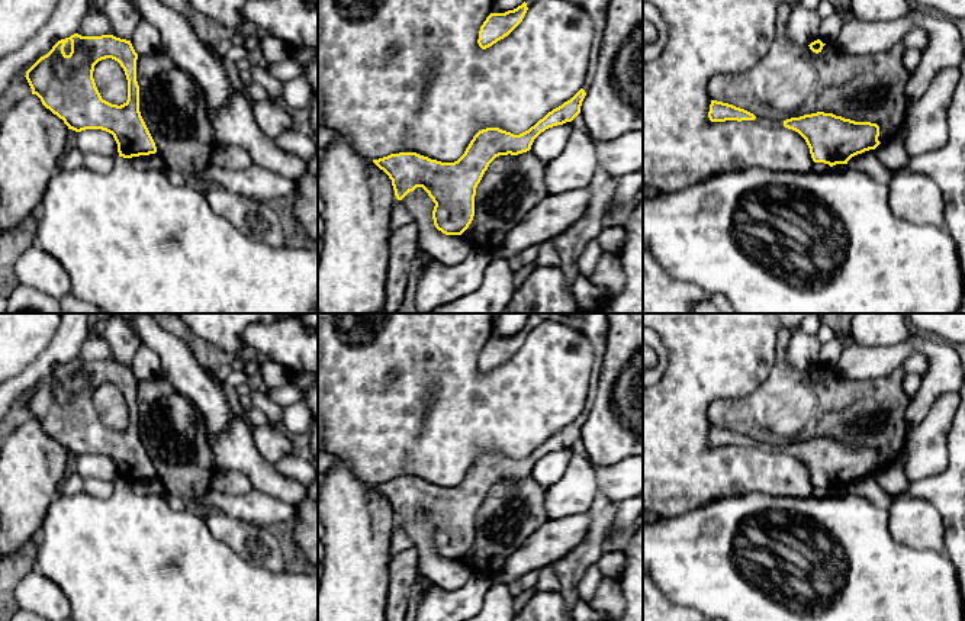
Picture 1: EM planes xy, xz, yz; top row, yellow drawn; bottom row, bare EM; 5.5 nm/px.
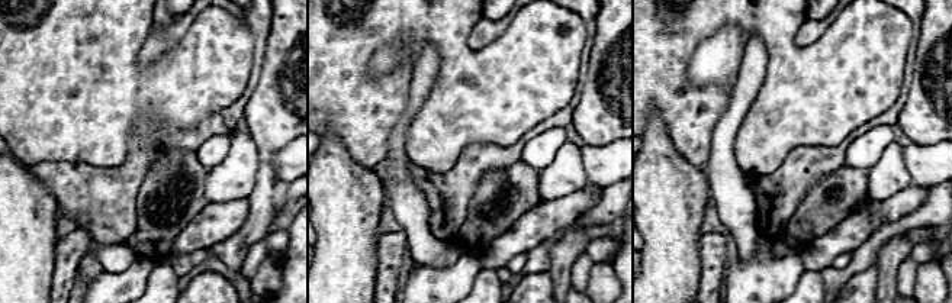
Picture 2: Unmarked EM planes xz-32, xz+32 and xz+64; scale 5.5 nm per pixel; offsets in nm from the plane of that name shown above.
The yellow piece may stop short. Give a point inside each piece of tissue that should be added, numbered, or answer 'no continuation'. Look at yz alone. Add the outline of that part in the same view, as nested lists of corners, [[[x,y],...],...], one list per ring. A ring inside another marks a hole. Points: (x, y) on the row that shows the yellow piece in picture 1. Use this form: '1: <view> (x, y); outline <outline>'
no continuation

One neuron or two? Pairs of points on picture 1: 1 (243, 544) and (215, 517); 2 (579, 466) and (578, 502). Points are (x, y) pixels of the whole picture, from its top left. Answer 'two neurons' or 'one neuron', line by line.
1: one neuron
2: one neuron

